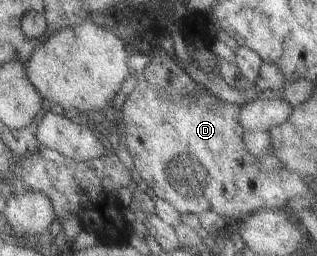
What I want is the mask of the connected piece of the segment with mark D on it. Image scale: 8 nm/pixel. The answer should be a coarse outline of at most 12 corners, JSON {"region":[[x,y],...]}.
{"region":[[153,48],[120,107],[142,187],[239,222],[301,188]]}

